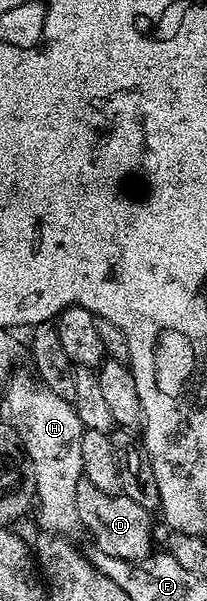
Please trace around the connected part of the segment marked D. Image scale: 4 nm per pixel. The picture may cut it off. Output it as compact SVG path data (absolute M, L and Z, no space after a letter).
M83 477L76 486L76 509L78 522L94 534L97 550L112 557L127 559L132 564L149 560L152 554L150 546L154 543L154 527L150 524L151 512L145 511L136 501L127 495L109 495L96 489L92 481Z

